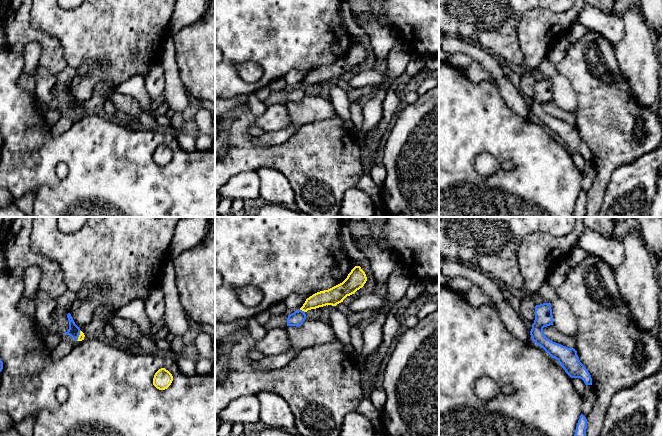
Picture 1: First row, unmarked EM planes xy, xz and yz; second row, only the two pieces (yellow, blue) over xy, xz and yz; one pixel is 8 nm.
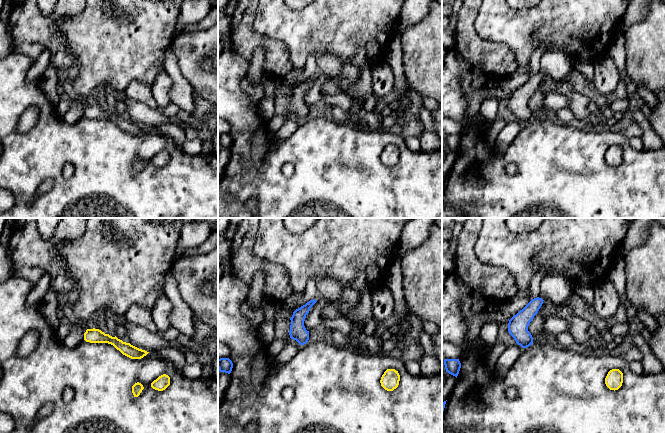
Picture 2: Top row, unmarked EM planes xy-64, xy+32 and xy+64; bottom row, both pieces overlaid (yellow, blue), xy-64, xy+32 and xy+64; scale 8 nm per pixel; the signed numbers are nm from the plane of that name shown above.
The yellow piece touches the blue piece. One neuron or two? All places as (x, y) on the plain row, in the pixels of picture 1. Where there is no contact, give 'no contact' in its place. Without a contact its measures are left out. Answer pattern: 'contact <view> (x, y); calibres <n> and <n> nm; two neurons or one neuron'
contact xz (302, 86); calibres 130 and 120 nm; one neuron

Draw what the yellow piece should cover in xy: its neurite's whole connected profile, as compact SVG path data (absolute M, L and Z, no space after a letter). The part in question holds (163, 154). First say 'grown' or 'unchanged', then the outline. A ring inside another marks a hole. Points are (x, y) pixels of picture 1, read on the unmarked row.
unchanged; M161 144L154 151L153 161L159 166L165 166L171 161L172 157L172 150L165 144Z

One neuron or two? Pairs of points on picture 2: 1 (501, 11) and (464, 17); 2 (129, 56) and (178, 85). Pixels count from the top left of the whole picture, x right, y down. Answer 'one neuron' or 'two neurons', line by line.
1: two neurons
2: two neurons

